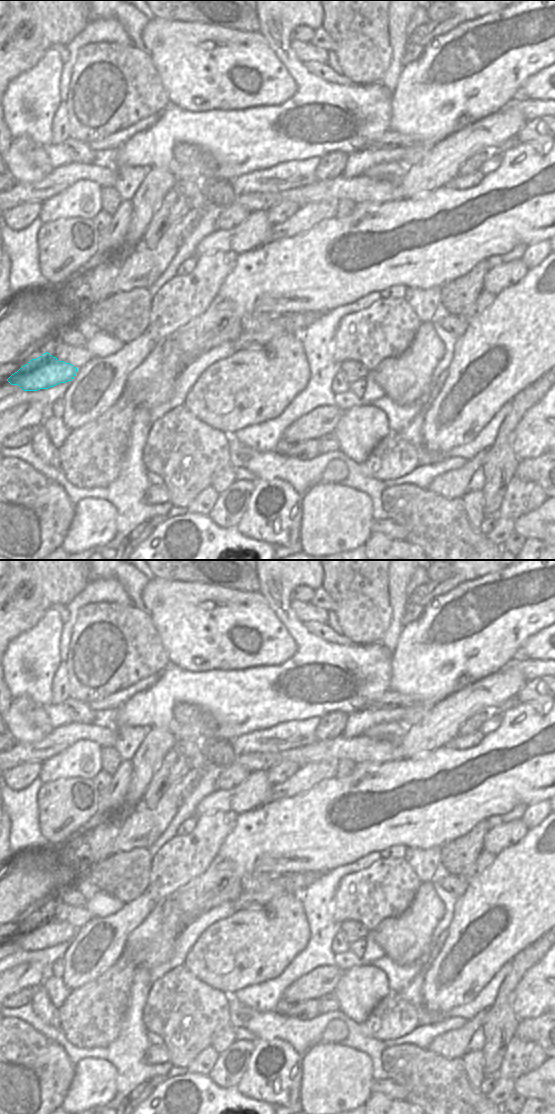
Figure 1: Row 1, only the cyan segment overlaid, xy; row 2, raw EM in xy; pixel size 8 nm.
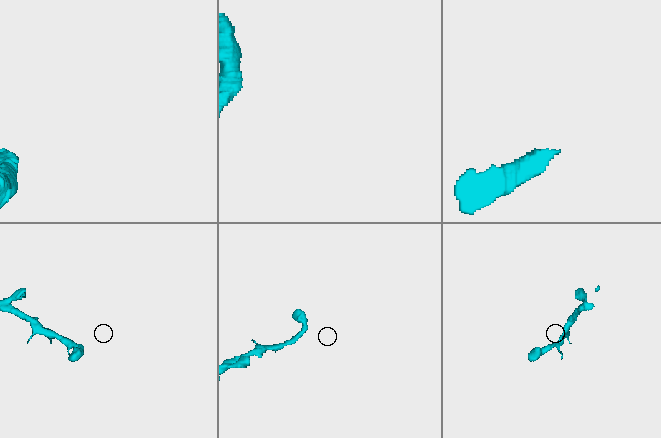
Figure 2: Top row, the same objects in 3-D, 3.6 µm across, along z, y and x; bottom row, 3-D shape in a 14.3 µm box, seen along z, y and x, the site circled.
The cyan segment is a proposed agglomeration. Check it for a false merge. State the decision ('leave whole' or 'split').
leave whole

